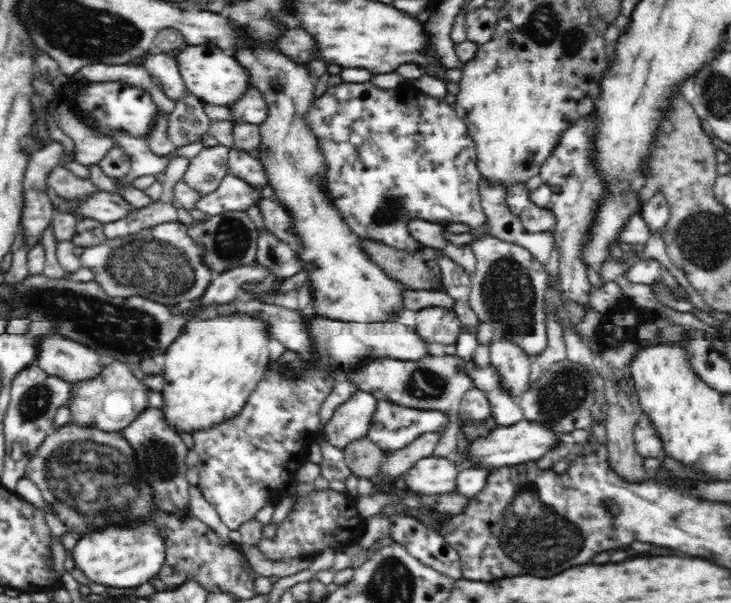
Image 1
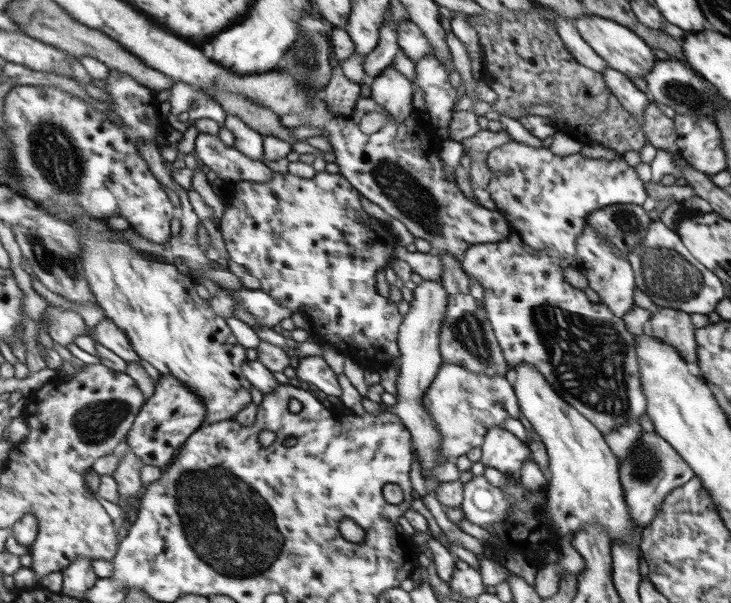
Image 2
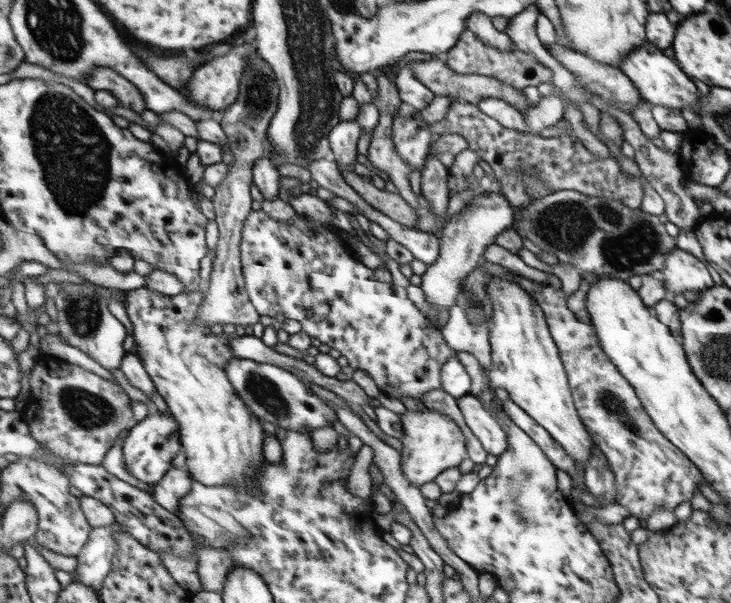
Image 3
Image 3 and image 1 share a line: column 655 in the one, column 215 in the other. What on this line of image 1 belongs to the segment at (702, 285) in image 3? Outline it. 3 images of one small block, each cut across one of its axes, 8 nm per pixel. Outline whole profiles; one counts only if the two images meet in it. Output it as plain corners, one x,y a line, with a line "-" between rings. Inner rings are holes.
176,220
84,248
79,261
82,268
89,268
94,273
93,281
104,286
106,292
110,286
126,286
126,298
141,296
167,307
180,307
202,298
217,275
204,259
204,248
190,236
187,227

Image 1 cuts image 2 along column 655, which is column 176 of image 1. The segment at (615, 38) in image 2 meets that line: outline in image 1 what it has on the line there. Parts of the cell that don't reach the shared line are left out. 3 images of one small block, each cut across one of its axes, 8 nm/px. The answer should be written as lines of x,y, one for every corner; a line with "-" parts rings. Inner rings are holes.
213,44
190,45
190,48
176,57
176,61
189,93
204,103
232,109
251,90
250,77
247,76
246,68
243,68
238,59
234,59

